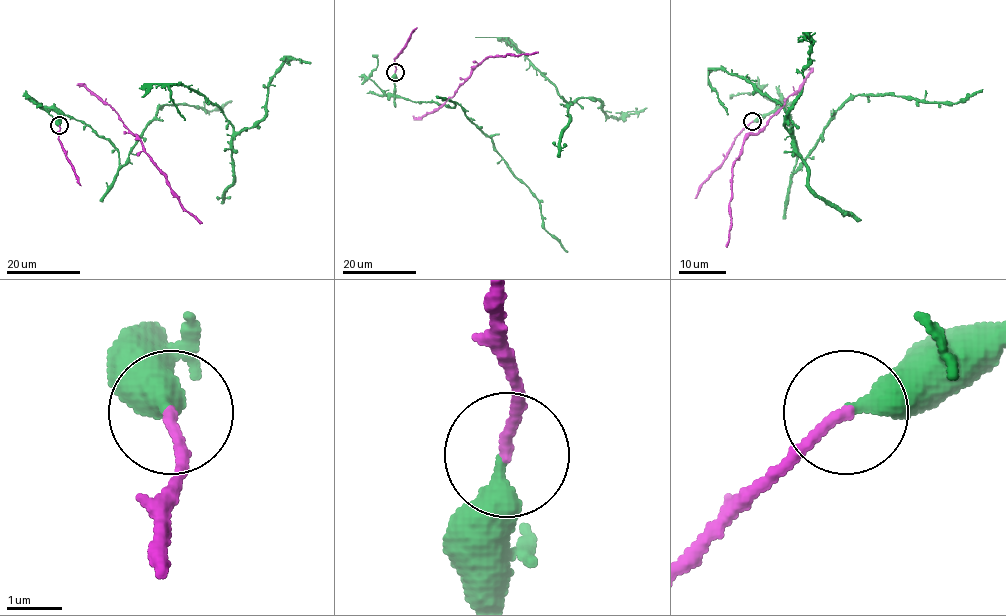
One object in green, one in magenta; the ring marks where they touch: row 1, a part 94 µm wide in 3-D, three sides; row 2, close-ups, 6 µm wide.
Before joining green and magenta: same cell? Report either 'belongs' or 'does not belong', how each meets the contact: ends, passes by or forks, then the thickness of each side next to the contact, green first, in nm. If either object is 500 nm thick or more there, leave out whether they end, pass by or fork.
does not belong; green ends there; magenta ends there; 360 nm thick on the green side, 190 nm on the other

